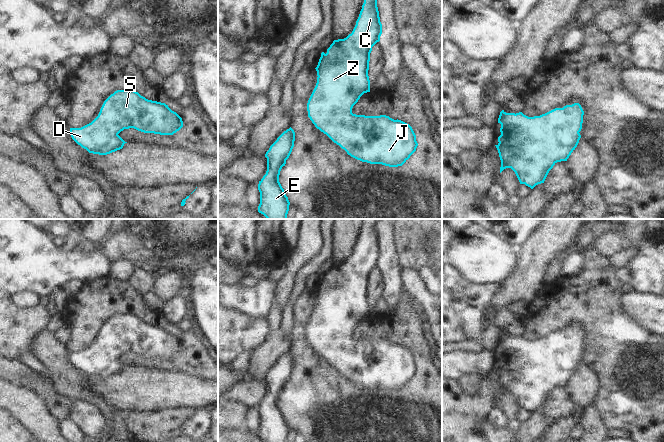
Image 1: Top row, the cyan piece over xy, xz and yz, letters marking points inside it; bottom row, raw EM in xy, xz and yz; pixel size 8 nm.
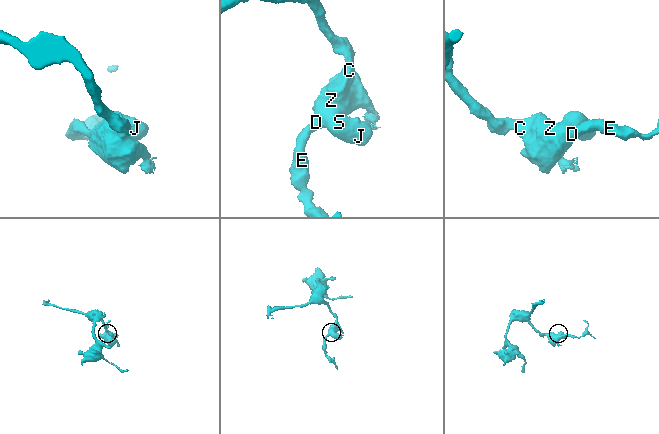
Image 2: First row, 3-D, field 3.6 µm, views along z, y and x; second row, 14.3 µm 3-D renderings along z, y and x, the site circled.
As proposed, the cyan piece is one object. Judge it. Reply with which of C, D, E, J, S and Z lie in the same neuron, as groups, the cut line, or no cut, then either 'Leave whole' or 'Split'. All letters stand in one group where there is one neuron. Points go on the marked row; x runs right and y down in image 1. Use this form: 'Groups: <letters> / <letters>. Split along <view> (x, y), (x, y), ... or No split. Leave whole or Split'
Groups: C D E J S Z. No split. Leave whole.

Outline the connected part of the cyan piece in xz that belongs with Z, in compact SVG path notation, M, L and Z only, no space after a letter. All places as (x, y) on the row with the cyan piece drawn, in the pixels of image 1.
M364 0L352 33L344 39L334 40L327 53L321 53L315 68L317 83L308 100L307 111L315 127L351 157L370 164L398 167L410 158L418 146L412 127L386 115L365 116L352 113L352 108L360 97L370 92L370 53L372 47L380 41L381 34L377 0Z

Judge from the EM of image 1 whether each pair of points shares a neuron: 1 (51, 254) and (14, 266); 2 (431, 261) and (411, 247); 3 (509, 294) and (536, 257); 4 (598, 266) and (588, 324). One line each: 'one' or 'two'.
1: one
2: one
3: one
4: one

